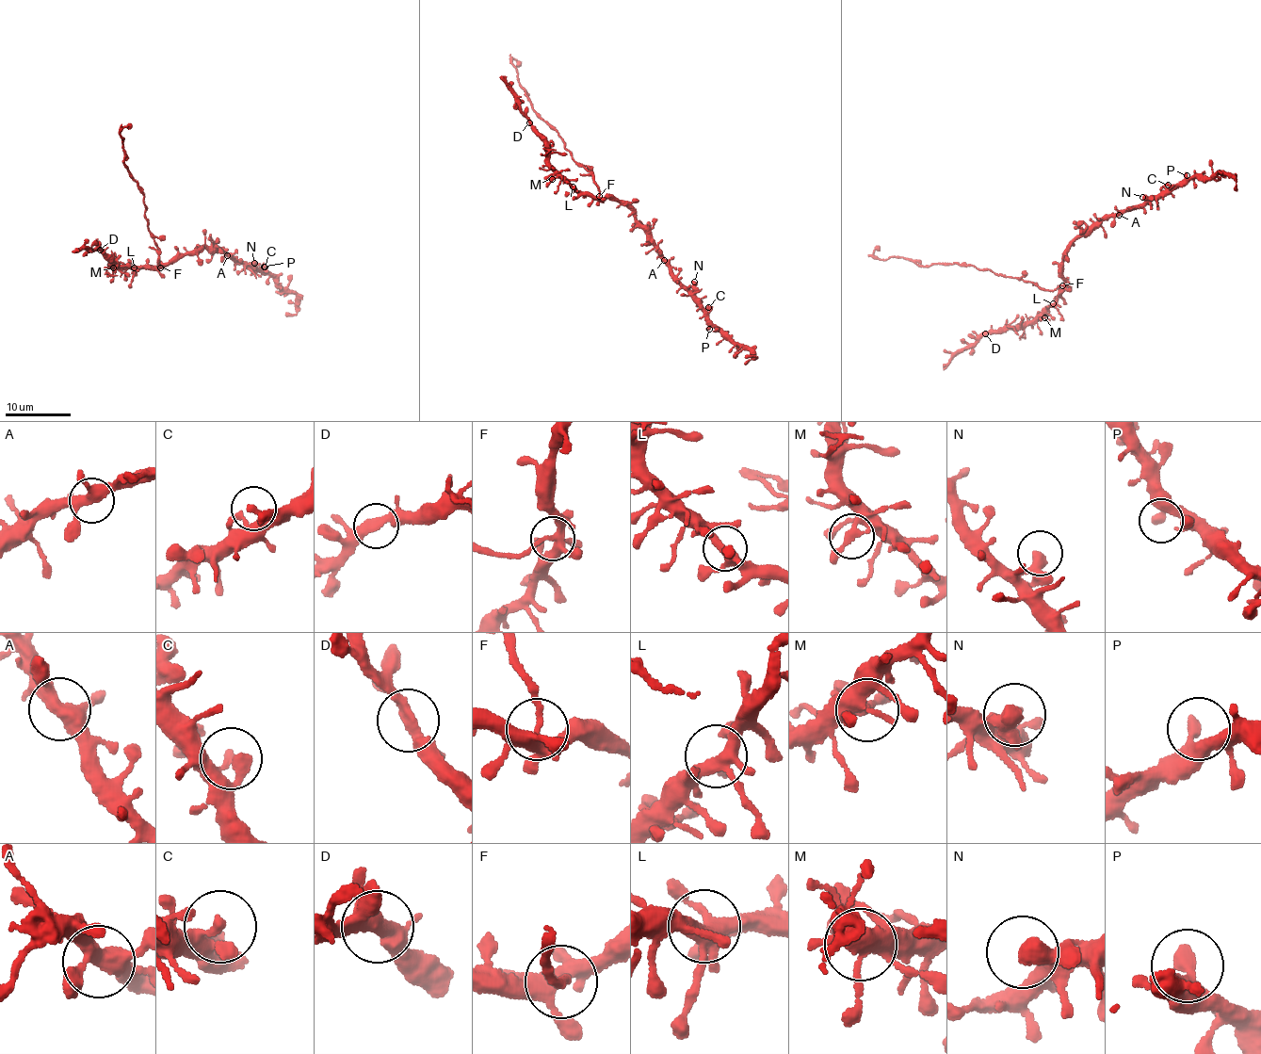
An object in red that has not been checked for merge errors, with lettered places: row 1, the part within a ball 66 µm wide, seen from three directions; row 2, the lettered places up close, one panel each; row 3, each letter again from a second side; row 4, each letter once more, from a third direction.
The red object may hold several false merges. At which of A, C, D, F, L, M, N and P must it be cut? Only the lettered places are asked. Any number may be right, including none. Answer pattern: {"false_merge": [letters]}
{"false_merge": ["D", "F"]}

